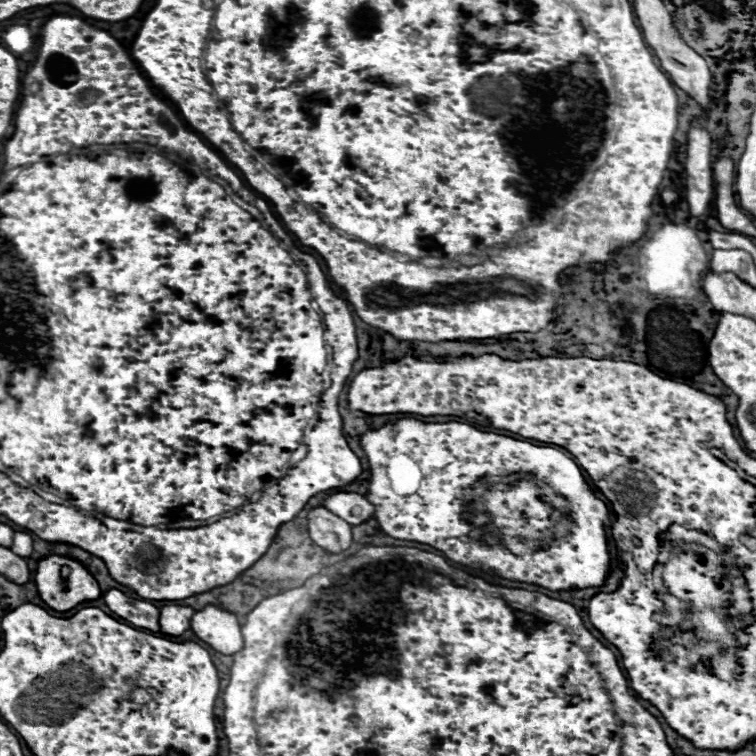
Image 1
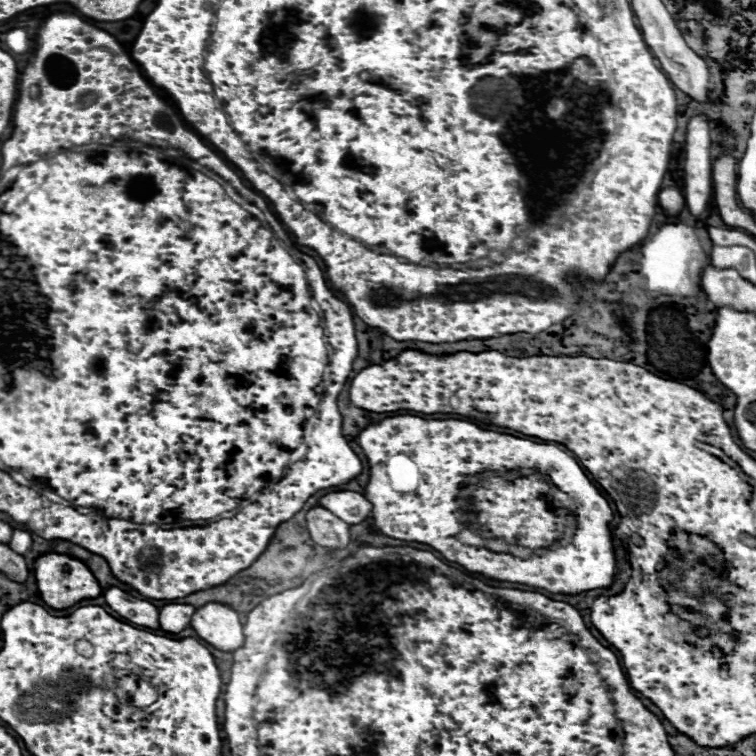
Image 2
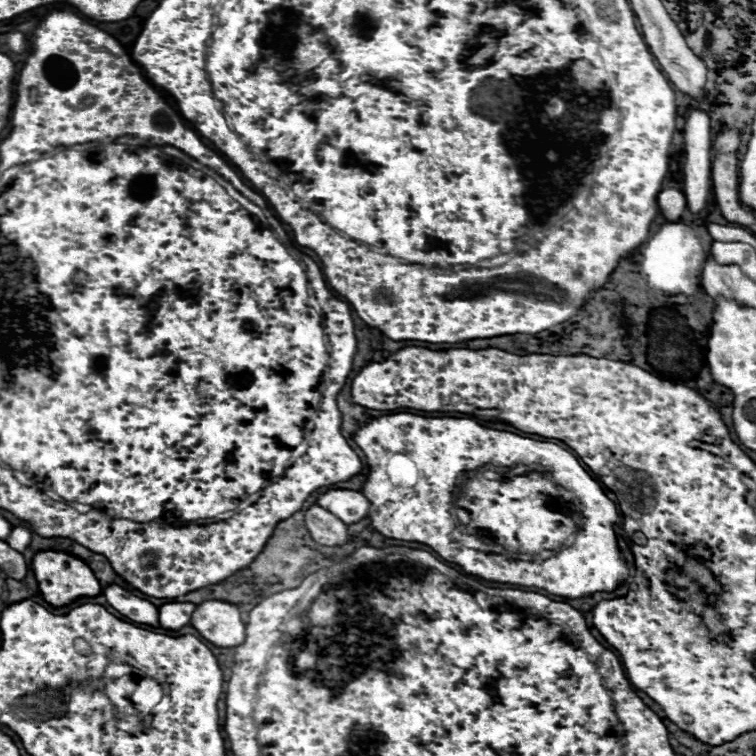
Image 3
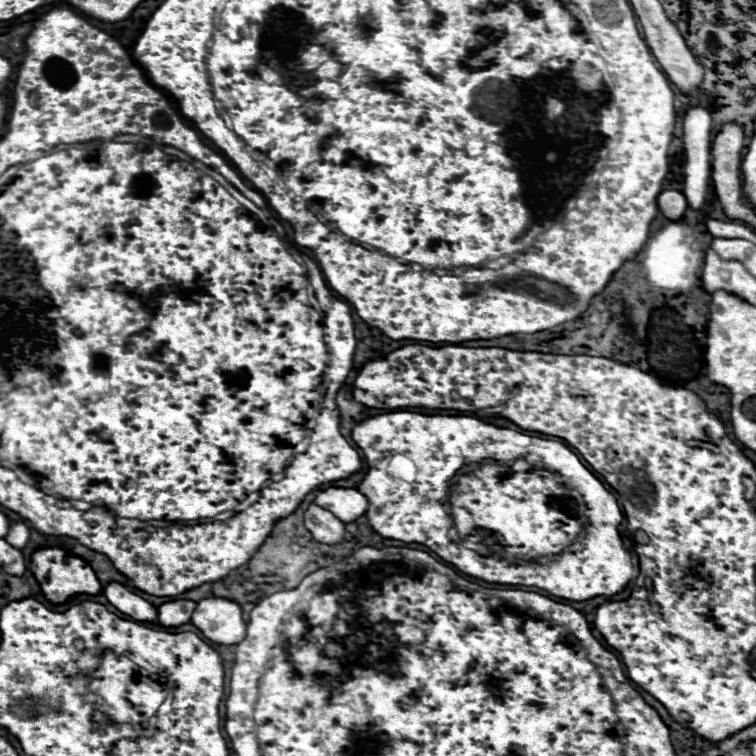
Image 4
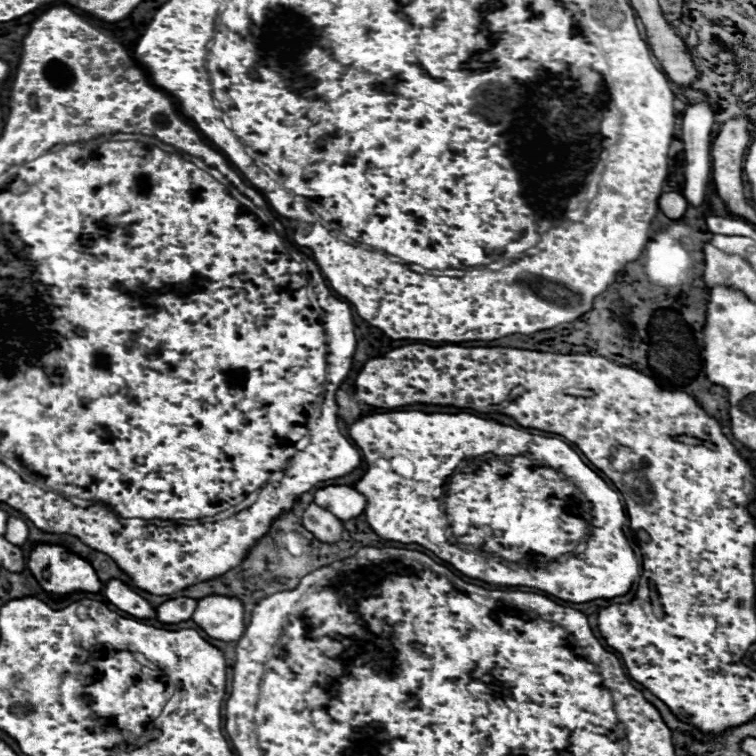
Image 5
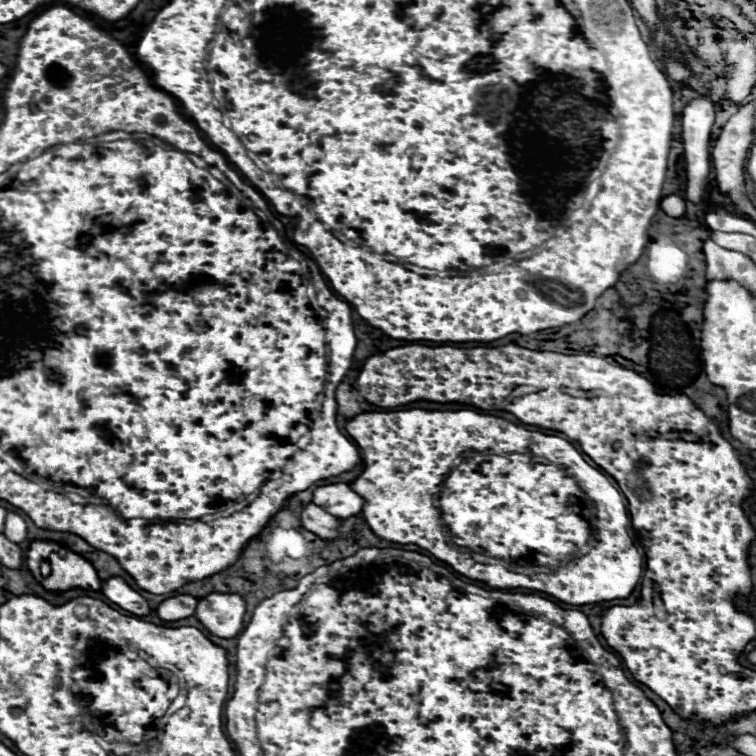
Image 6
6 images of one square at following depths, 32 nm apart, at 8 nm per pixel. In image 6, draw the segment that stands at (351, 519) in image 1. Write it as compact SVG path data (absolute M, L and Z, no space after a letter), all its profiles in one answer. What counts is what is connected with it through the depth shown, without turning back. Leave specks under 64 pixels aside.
M348 484L318 486L312 494L312 502L336 518L350 518L362 510L362 498Z

